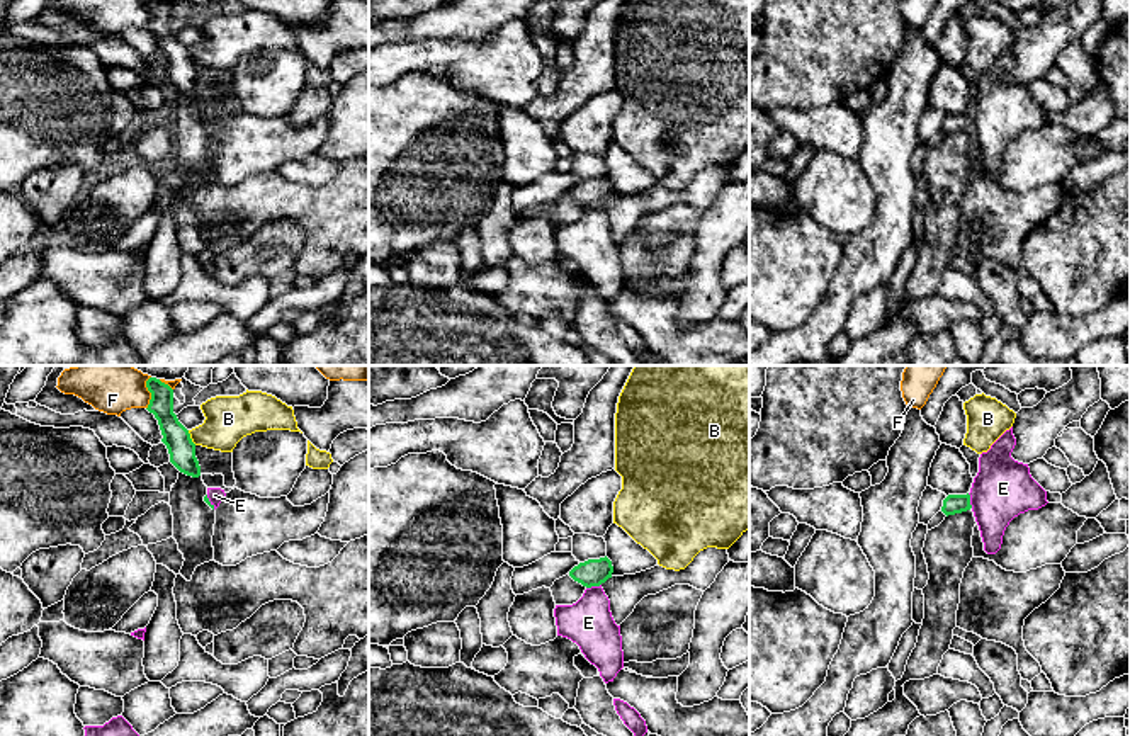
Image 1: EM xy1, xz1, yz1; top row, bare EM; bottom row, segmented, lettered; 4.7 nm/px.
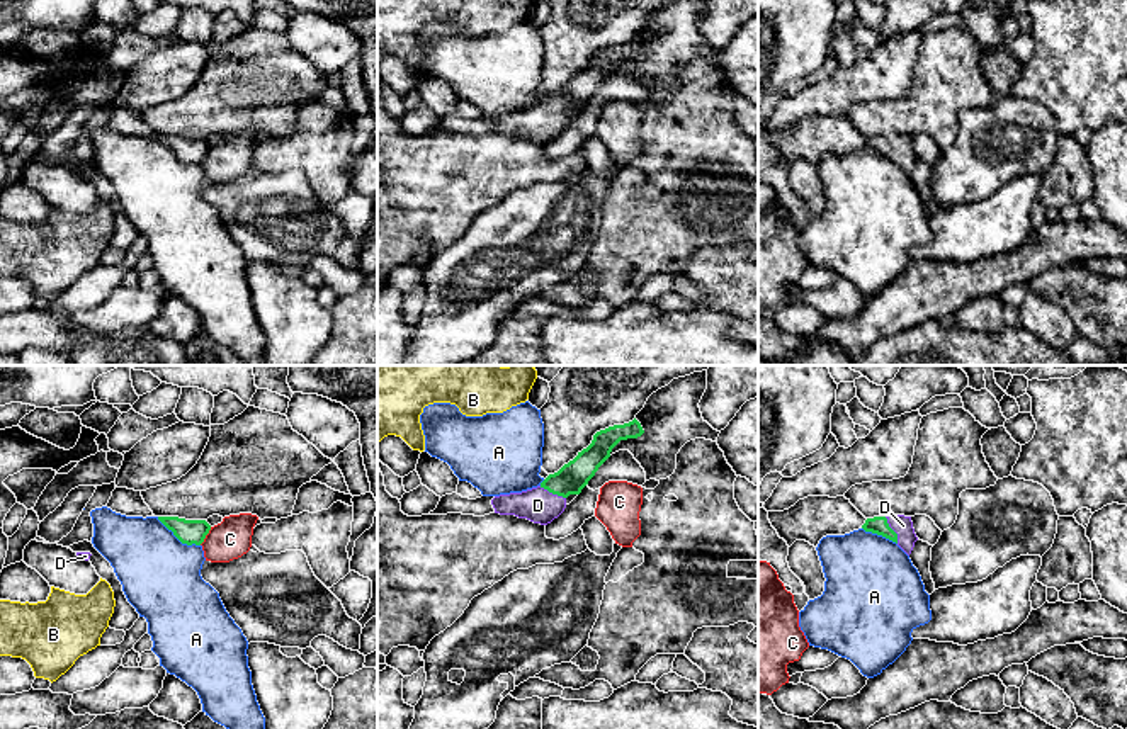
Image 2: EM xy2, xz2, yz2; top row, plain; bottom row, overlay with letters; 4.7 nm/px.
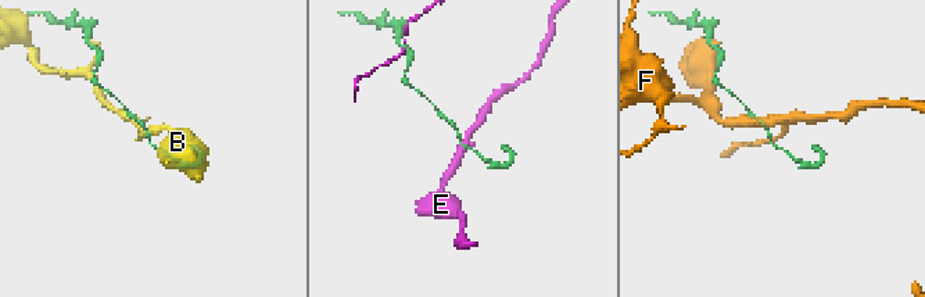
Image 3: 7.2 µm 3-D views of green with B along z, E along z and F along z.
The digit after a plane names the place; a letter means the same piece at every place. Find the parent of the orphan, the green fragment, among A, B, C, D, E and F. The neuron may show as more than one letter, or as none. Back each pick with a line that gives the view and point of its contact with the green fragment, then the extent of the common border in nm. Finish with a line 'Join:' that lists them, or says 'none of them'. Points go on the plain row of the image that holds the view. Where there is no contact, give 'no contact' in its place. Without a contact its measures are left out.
D: meets green in yz2 at (893, 150); contact 140 nm long
Join: D

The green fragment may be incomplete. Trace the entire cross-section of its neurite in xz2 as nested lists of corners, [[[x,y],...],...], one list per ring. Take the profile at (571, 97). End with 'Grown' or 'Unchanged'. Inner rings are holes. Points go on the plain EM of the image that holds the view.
[[[636,37],[597,51],[586,68],[558,92],[549,93],[537,107],[495,116],[491,119],[495,133],[515,134],[541,144],[551,143],[564,131],[566,117],[581,112],[620,59],[637,58],[643,53]]]. Grown

